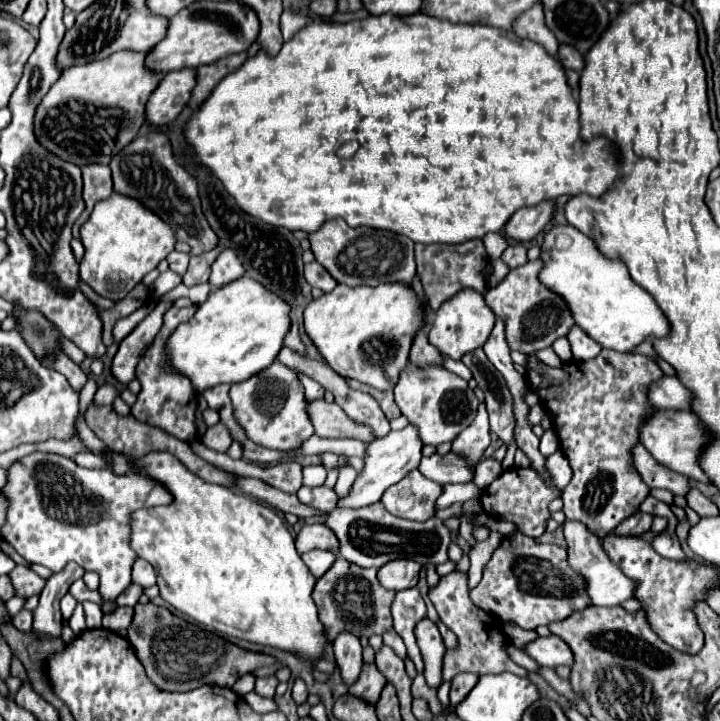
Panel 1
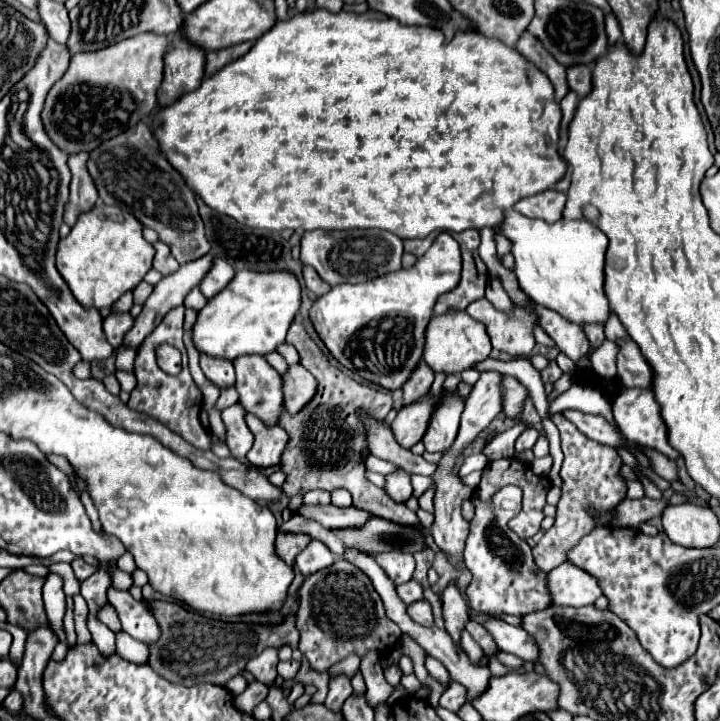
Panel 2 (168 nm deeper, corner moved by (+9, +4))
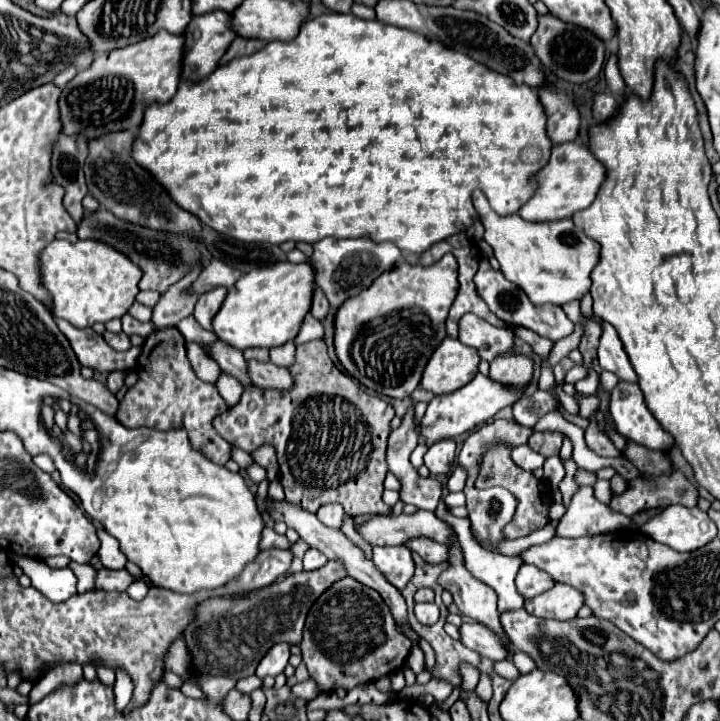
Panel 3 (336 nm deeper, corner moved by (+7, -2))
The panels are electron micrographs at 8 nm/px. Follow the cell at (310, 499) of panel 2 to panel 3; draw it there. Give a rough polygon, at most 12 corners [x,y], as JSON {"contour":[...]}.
{"contour":[[325,504],[317,518],[331,528],[341,526],[345,510],[341,504]]}

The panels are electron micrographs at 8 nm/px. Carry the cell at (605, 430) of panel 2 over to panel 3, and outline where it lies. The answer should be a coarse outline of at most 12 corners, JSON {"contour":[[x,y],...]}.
{"contour":[[537,390],[515,402],[513,416],[533,428],[539,418],[559,410],[557,398]]}

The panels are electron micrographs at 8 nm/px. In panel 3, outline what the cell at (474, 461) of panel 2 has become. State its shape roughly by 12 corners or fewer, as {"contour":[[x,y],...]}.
{"contour":[[461,466],[451,472],[447,480],[449,492],[465,488],[467,470]]}

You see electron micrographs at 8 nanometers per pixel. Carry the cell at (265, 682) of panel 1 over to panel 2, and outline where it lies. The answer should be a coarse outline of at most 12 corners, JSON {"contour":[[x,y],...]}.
{"contour":[[279,650],[263,654],[247,662],[247,670],[267,686],[277,676]]}

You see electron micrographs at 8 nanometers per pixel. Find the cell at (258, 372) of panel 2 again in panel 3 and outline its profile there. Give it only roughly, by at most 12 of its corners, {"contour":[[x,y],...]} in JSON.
{"contour":[[213,344],[215,362],[243,388],[253,386],[247,360],[237,348]]}

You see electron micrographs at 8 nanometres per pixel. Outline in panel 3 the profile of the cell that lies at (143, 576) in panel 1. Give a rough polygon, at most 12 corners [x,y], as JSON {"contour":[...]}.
{"contour":[[105,530],[97,532],[101,540],[99,560],[109,568],[125,568],[127,556]]}

